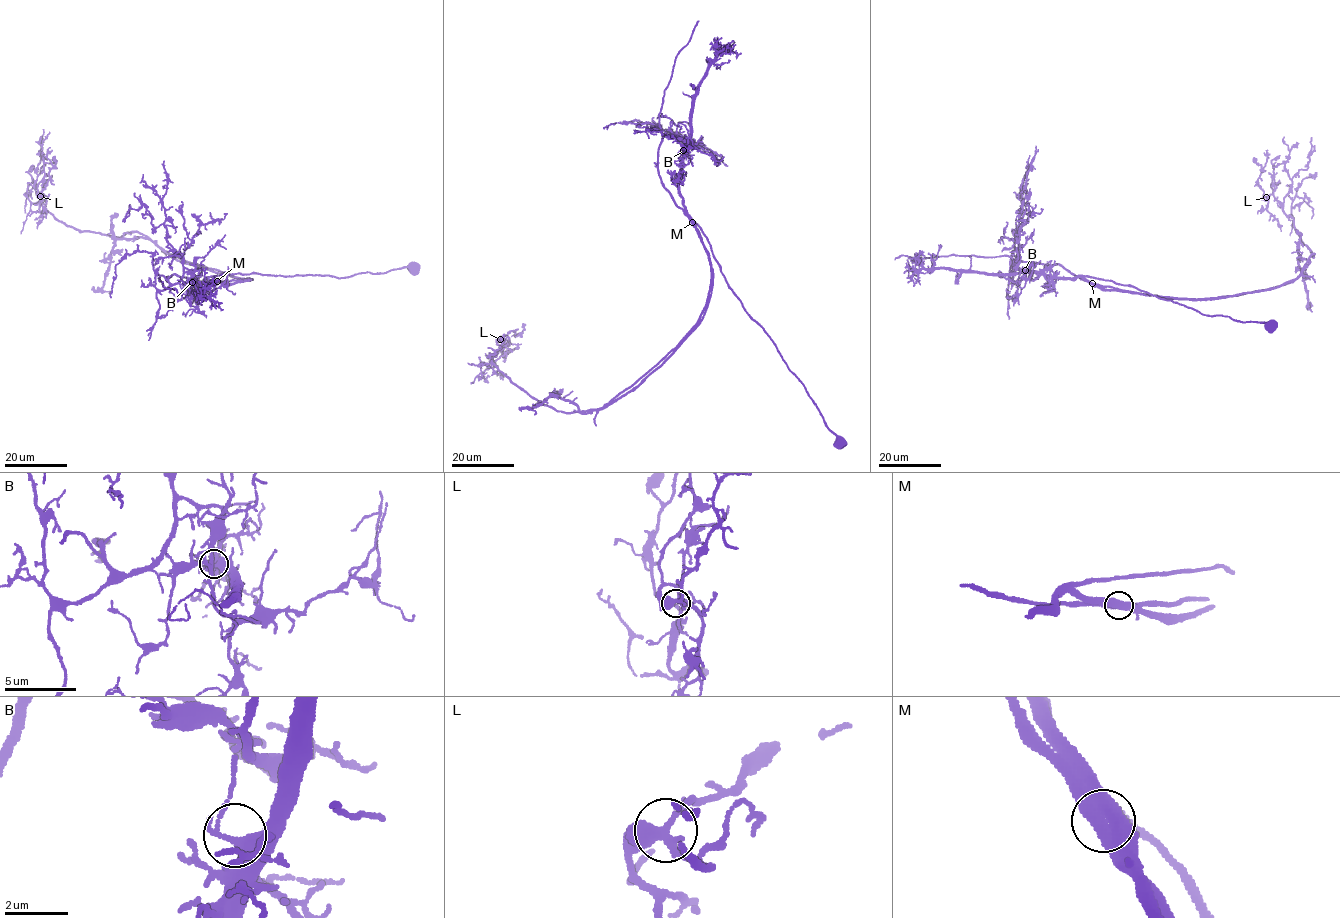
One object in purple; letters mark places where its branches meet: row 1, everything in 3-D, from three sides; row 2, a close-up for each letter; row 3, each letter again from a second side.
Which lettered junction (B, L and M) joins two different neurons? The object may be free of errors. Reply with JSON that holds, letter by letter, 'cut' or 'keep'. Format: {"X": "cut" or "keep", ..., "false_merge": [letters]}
{"B": "keep", "L": "keep", "M": "cut", "false_merge": ["M"]}

